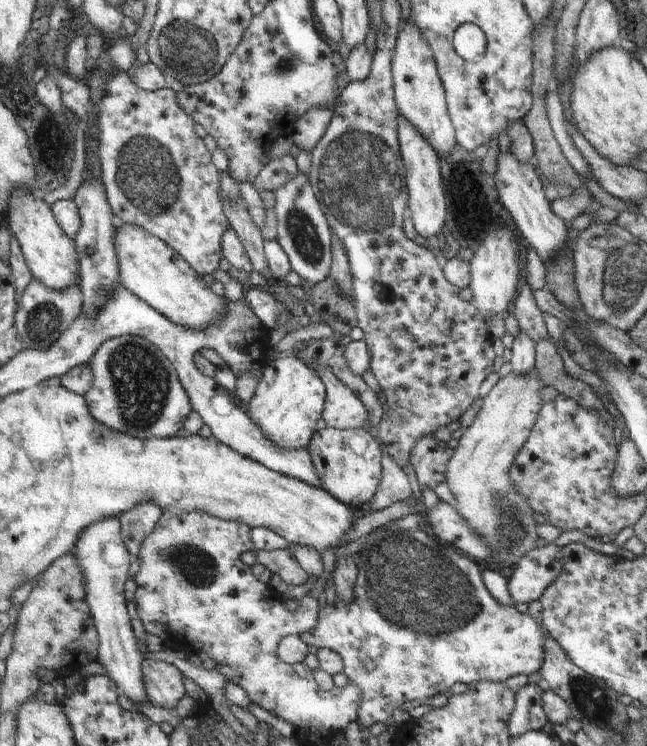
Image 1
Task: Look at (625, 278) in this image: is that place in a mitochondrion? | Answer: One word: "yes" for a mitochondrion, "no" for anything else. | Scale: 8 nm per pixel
yes

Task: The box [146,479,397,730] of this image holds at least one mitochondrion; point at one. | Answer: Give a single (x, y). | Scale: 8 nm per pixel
(196, 567)

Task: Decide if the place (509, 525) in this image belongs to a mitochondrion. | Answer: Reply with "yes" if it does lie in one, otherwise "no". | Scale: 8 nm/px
yes

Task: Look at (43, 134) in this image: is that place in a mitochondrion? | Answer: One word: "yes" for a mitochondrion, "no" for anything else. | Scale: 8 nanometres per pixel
no

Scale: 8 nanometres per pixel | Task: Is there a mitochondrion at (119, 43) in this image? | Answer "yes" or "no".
no

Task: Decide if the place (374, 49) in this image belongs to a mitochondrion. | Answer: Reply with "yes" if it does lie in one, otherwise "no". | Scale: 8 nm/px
no

